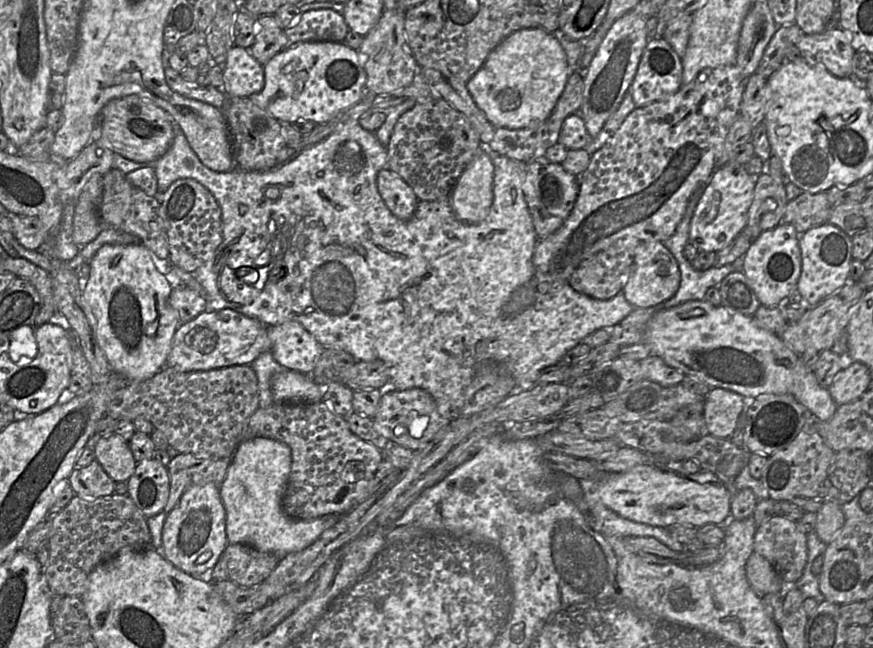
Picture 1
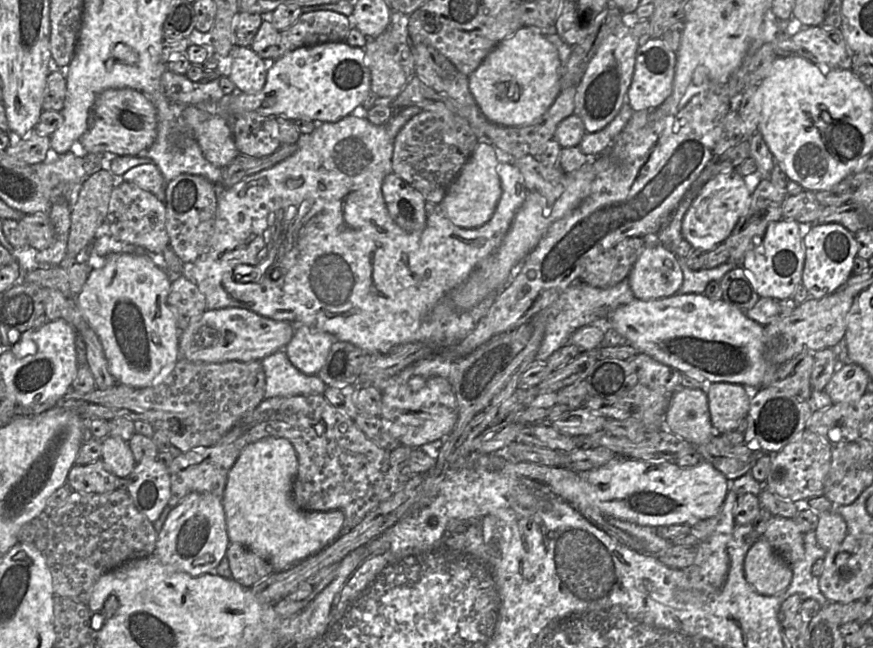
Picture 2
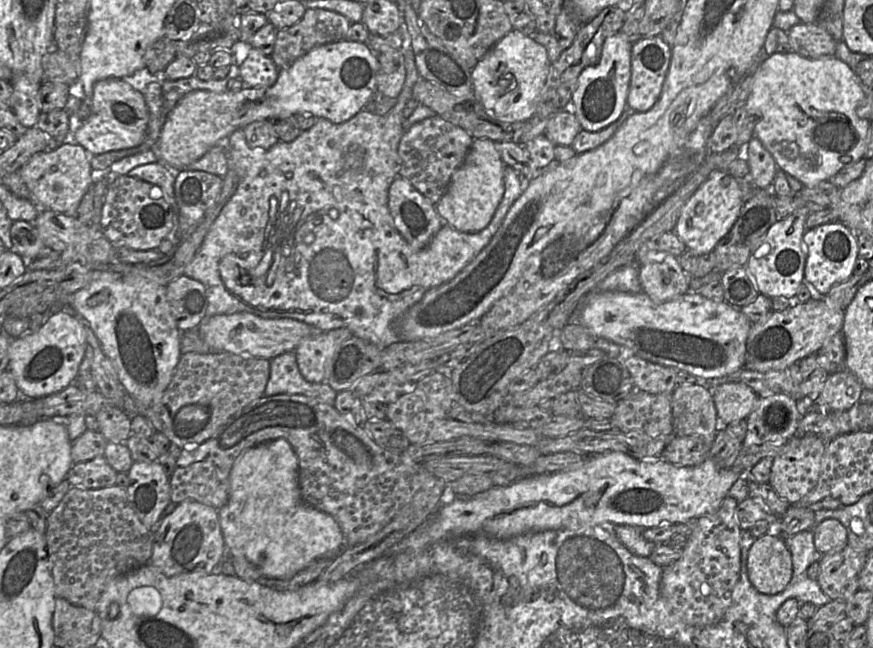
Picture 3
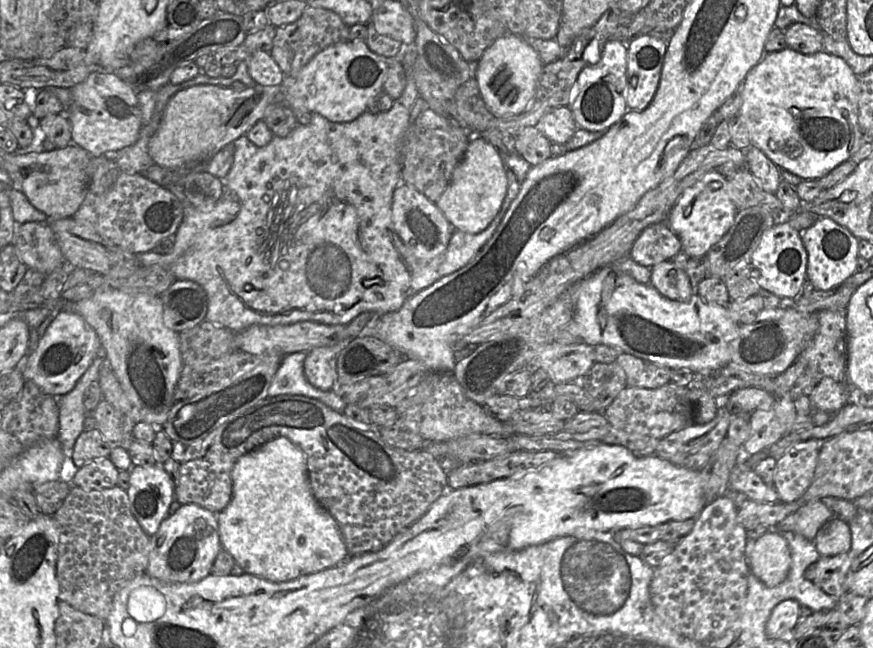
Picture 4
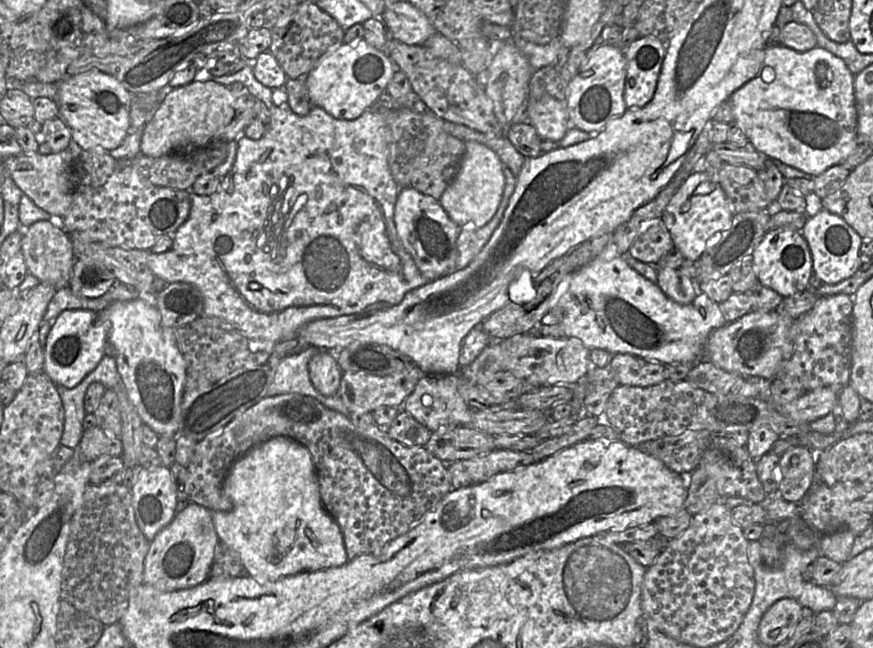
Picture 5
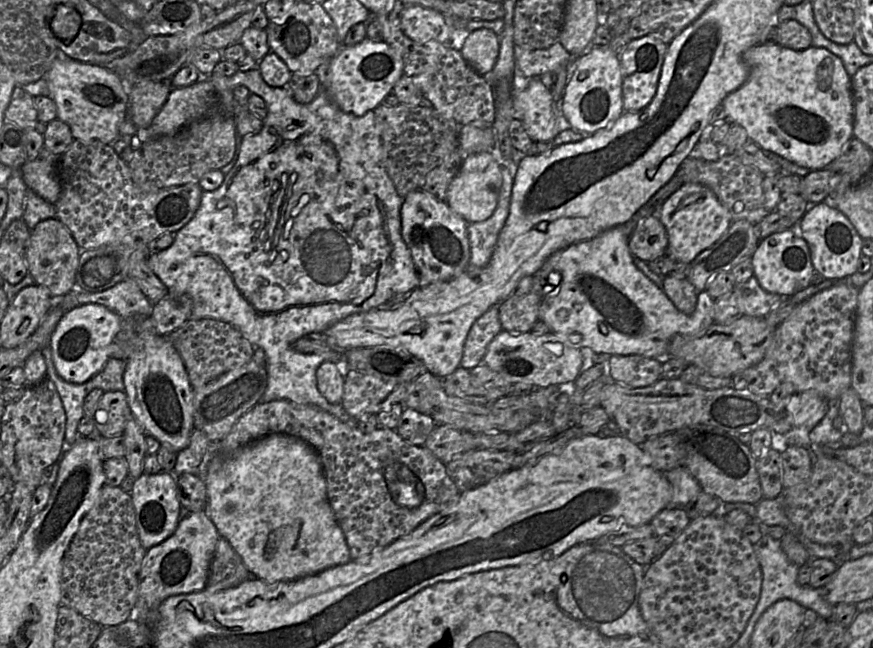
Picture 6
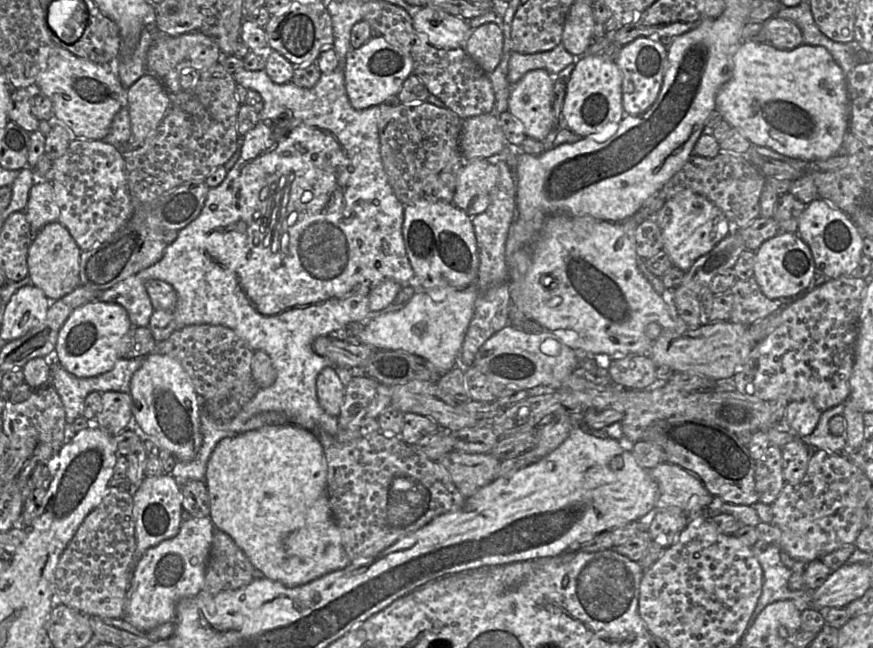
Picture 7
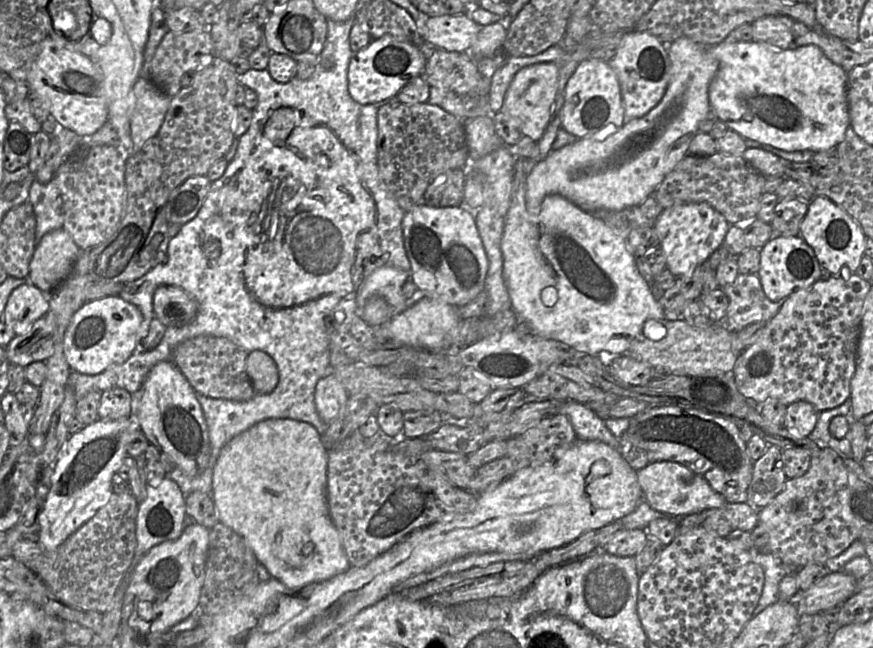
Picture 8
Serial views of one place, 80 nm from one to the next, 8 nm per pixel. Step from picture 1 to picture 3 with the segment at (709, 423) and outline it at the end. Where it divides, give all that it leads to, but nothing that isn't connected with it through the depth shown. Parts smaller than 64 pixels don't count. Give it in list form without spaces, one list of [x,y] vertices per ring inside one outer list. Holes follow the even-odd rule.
[[[723,382],[712,388],[712,397],[719,423],[728,424],[746,419],[753,410],[759,396],[740,382]]]

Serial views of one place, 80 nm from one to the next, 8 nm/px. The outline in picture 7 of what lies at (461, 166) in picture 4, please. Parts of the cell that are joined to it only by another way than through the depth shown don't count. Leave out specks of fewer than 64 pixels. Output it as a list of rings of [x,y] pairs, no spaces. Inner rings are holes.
[[[487,159],[465,161],[457,176],[452,204],[470,217],[484,212],[498,180],[495,162]]]

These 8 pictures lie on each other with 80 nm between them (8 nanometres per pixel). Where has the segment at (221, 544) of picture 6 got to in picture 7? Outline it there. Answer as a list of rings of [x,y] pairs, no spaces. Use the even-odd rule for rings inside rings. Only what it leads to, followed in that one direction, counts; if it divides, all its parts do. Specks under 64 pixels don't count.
[[[215,529],[202,590],[211,595],[216,595],[223,591],[243,588],[256,579],[253,576],[255,569],[249,558],[235,541],[227,533]]]

